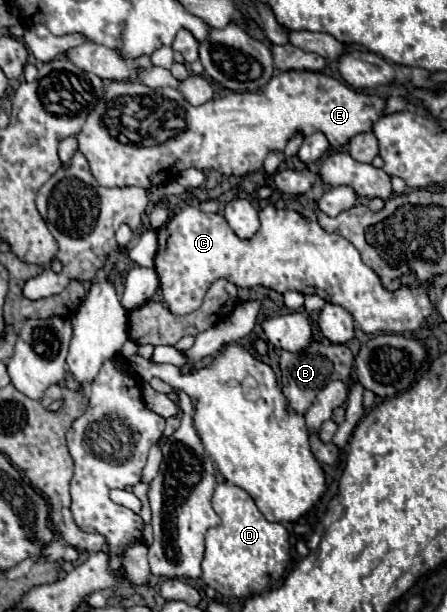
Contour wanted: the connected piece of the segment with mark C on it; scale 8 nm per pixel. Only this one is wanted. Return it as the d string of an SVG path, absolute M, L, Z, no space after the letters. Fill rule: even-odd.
M274 205L262 207L262 209L258 211L258 217L260 217L260 229L258 229L248 241L236 237L236 233L228 227L226 219L224 219L220 213L202 213L202 211L196 209L196 207L184 207L184 209L180 209L178 213L174 213L174 215L170 217L170 221L168 221L164 227L160 227L160 229L156 231L156 235L158 235L158 251L156 251L156 257L154 257L154 271L156 271L158 281L160 281L160 291L162 291L164 303L168 305L168 309L170 309L174 315L188 315L188 313L196 311L196 309L202 305L202 299L204 299L204 293L208 291L208 287L210 287L216 279L220 279L220 277L226 277L226 279L232 281L236 287L256 287L256 285L262 285L262 287L274 289L274 291L278 291L278 293L286 293L288 289L290 289L290 291L300 291L300 293L304 293L304 295L314 295L314 293L316 293L316 295L322 297L324 301L336 303L336 305L344 307L346 311L350 311L352 317L354 317L354 321L360 323L360 327L362 327L364 333L376 333L376 331L390 331L390 333L414 331L414 329L418 329L420 323L430 315L430 299L428 299L430 283L428 283L426 287L420 287L420 289L406 289L406 287L402 287L402 289L390 293L390 291L386 291L386 289L380 285L378 275L376 275L368 265L364 265L364 261L360 259L360 253L356 251L356 247L350 245L344 237L340 237L340 235L336 235L336 233L326 233L316 221L306 219L304 215L300 215L300 213L296 213L296 211L282 211L282 209L276 209Z

